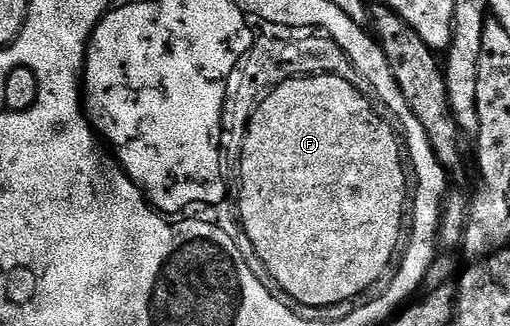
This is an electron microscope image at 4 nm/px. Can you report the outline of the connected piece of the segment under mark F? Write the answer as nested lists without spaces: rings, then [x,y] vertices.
[[[341,73],[308,74],[297,78],[287,78],[285,82],[275,86],[255,105],[246,122],[246,137],[242,139],[242,157],[238,159],[236,175],[236,217],[242,223],[245,241],[250,241],[256,257],[262,261],[264,269],[270,273],[269,281],[273,283],[291,303],[302,306],[338,306],[341,302],[353,303],[369,286],[374,286],[382,278],[386,269],[391,269],[390,261],[400,250],[404,238],[404,222],[402,217],[408,214],[408,170],[404,165],[404,146],[396,133],[395,127],[385,122],[374,111],[375,103],[365,98],[349,77]]]

